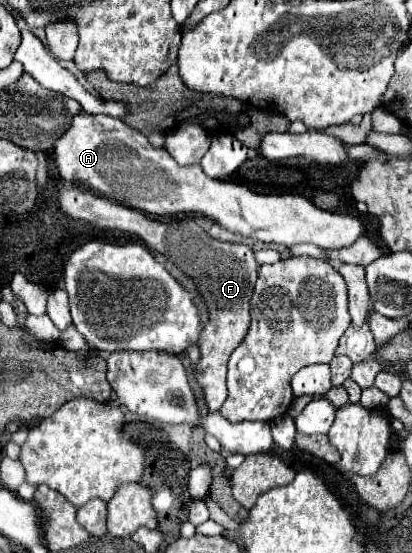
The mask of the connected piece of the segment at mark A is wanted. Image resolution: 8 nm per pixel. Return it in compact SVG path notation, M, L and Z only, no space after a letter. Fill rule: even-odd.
M75 115L71 127L55 143L55 163L65 181L81 183L131 209L149 215L201 213L233 233L263 243L281 243L285 247L313 243L323 249L341 249L363 235L357 217L323 211L301 195L253 193L245 185L207 177L199 165L183 167L167 149L155 149L141 131L113 117Z

